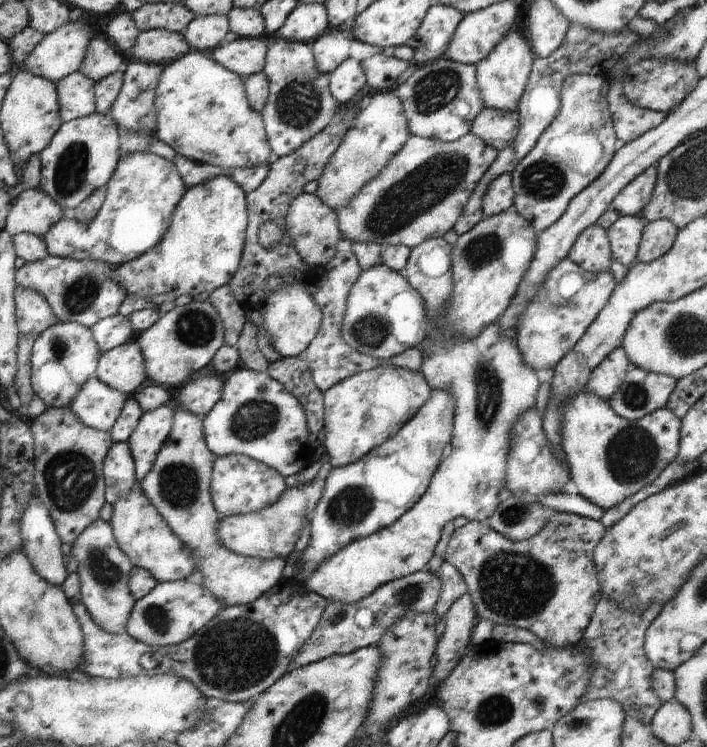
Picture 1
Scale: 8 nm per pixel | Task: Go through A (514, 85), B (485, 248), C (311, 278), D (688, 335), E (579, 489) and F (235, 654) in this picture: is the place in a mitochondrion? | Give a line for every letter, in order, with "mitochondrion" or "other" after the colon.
A: other
B: mitochondrion
C: other
D: mitochondrion
E: other
F: mitochondrion

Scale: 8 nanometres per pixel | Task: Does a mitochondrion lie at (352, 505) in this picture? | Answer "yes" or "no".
yes

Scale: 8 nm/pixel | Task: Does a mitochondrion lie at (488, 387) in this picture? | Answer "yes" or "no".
yes

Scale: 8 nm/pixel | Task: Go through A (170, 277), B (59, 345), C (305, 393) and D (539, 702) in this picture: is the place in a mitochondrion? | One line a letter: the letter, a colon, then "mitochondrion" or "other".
A: other
B: mitochondrion
C: other
D: mitochondrion

